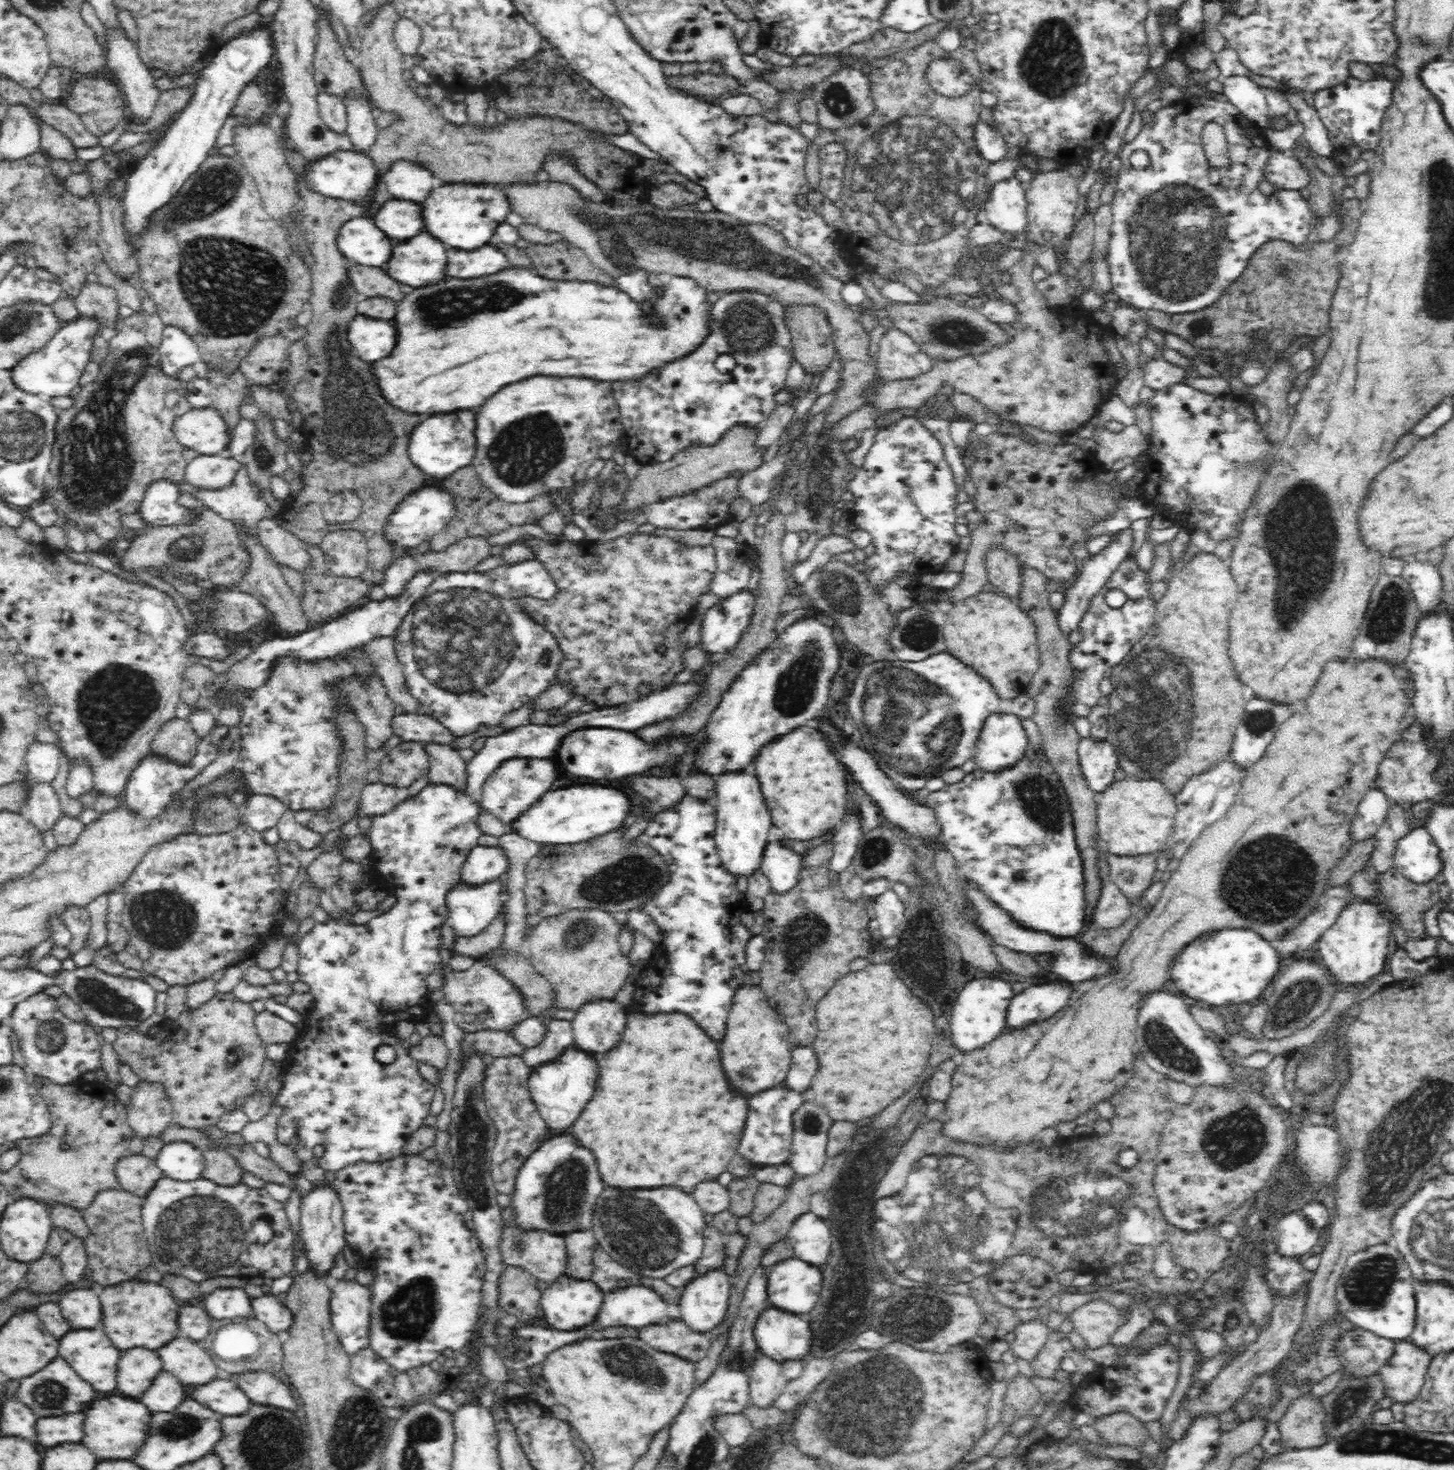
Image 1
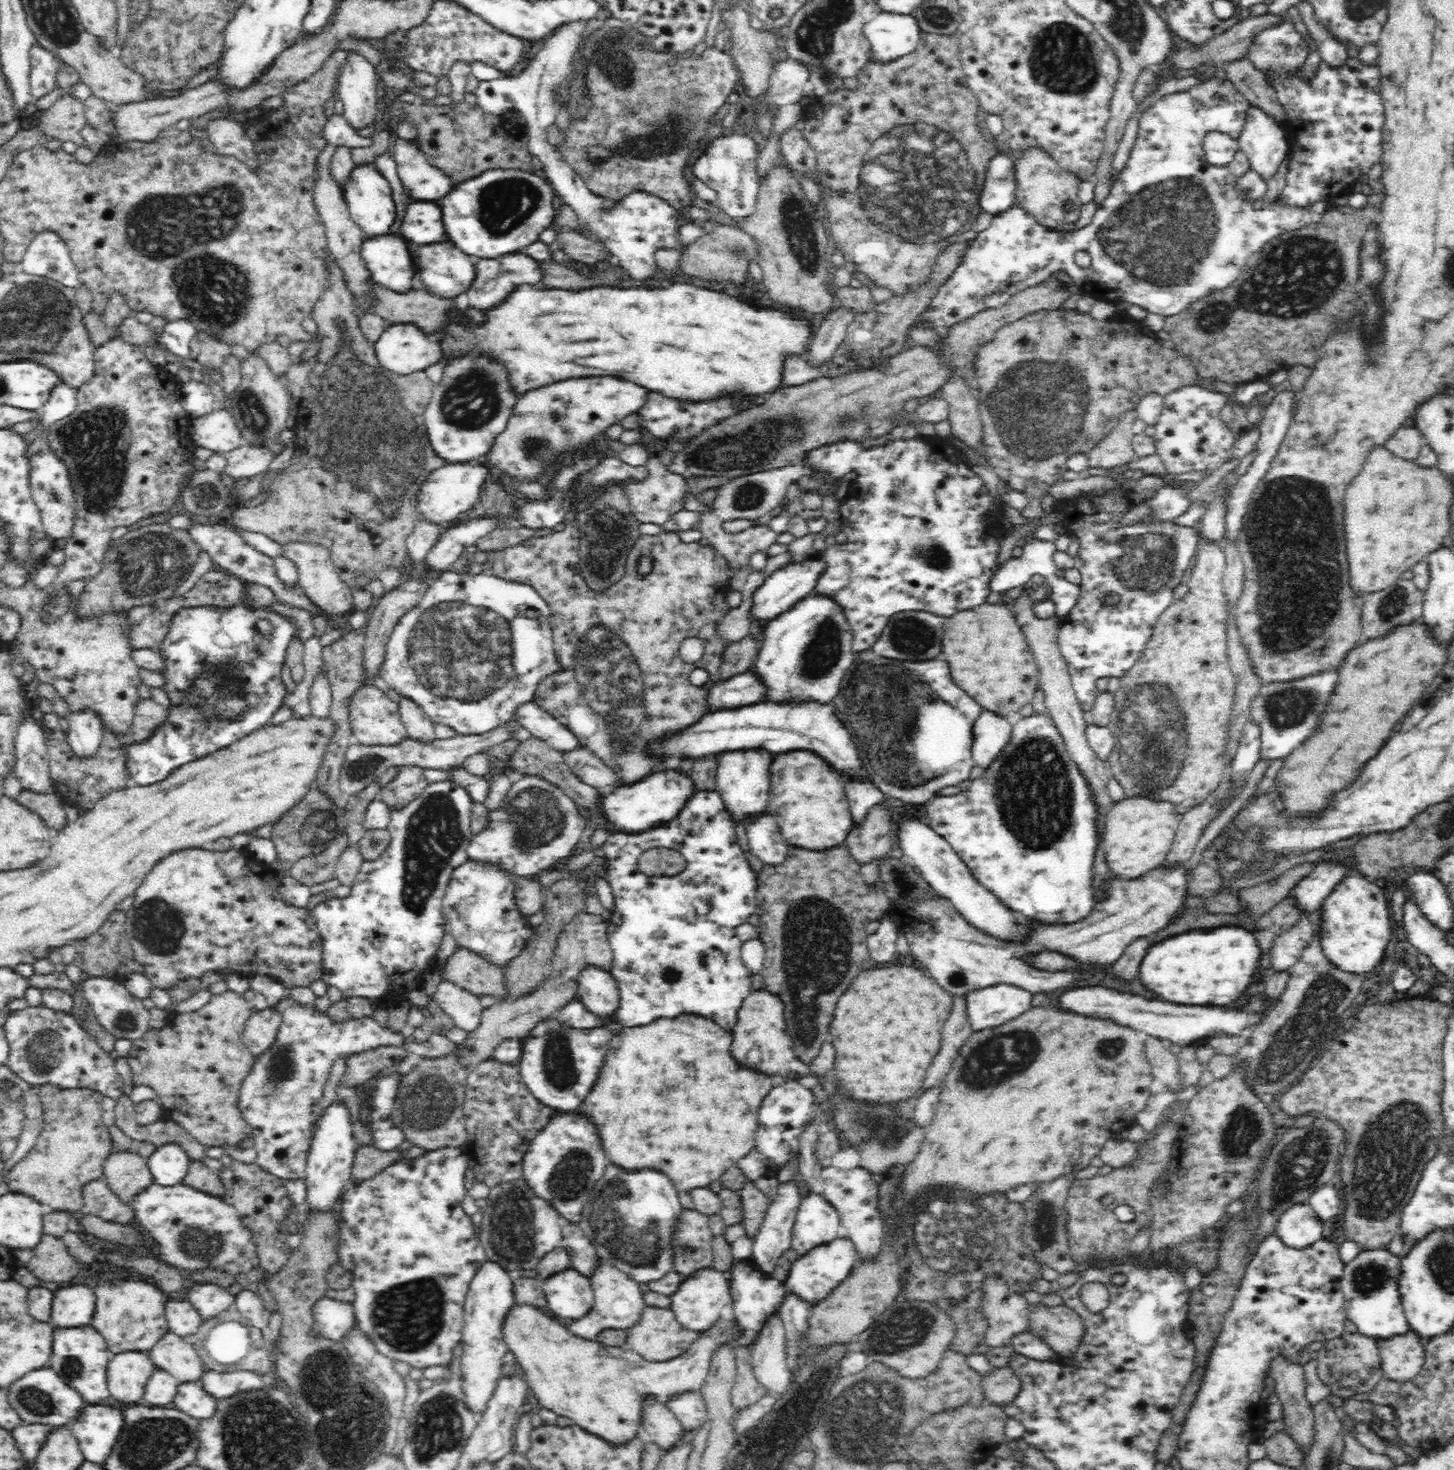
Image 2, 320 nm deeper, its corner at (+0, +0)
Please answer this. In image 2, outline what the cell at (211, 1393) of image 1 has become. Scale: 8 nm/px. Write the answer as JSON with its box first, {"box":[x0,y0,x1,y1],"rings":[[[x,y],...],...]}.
{"box":[172,1381,219,1420],"rings":[[[200,1381],[179,1384],[180,1388],[177,1390],[172,1406],[199,1420],[208,1420],[216,1414],[216,1406],[218,1406],[219,1400],[207,1392]]]}

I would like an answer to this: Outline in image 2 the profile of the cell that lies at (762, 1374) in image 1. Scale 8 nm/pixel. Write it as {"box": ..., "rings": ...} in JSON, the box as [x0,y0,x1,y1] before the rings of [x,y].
{"box":[750,1316,792,1394],"rings":[[[779,1316],[770,1318],[762,1330],[758,1344],[750,1348],[754,1378],[764,1389],[784,1394],[792,1383],[792,1374],[786,1363],[784,1328]]]}

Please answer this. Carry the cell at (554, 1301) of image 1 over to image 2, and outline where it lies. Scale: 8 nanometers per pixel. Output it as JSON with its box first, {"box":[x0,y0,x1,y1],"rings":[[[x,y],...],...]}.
{"box":[541,1268,595,1320],"rings":[[[572,1268],[541,1279],[546,1305],[552,1315],[570,1320],[582,1319],[594,1307],[595,1295],[590,1279]]]}

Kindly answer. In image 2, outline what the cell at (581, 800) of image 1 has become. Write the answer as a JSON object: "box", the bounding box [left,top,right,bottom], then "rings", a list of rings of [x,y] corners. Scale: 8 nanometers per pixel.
{"box":[595,770,693,834],"rings":[[[655,770],[640,781],[630,785],[620,784],[610,794],[598,792],[595,808],[605,822],[604,827],[620,834],[638,834],[673,820],[681,812],[693,789],[690,778],[684,777],[682,773],[673,770]]]}

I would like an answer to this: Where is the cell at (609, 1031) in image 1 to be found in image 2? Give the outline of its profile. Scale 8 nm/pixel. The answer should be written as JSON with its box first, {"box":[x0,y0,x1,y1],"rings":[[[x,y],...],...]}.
{"box":[577,967,620,1024],"rings":[[[586,967],[580,976],[577,1000],[600,1021],[600,1024],[614,1018],[620,1008],[620,993],[614,977],[598,967]]]}

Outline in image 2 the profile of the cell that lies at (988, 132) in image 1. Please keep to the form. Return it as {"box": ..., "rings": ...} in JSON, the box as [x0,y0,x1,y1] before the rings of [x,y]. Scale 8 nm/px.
{"box":[979,151,1017,215],"rings":[[[998,151],[990,158],[979,196],[983,211],[994,215],[1014,203],[1017,186],[1015,174],[1015,161],[1006,153]]]}

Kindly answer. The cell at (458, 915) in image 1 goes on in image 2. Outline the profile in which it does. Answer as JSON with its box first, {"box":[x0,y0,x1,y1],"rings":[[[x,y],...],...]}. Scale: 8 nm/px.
{"box":[443,861,532,965],"rings":[[[468,861],[454,872],[443,896],[443,913],[447,926],[446,932],[456,939],[458,947],[476,952],[488,958],[490,962],[502,965],[523,950],[532,929],[526,926],[525,917],[518,913],[514,905],[514,897],[512,897],[514,880],[514,876],[502,870],[478,862]]]}

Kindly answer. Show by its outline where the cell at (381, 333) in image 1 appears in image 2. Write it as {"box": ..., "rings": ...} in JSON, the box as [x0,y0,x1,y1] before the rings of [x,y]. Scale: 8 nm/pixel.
{"box":[373,323,440,374],"rings":[[[394,323],[380,334],[380,337],[373,343],[373,348],[377,360],[383,368],[398,374],[410,374],[414,370],[424,370],[426,366],[438,362],[440,350],[438,350],[436,342],[428,340],[430,336],[432,335],[426,336],[424,331],[414,325]]]}

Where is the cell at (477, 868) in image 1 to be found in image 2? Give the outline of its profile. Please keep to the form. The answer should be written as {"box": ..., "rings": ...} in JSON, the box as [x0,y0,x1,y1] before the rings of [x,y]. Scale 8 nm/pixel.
{"box":[467,775,585,878],"rings":[[[530,775],[514,779],[508,798],[502,803],[502,810],[491,812],[490,819],[489,828],[472,838],[467,850],[469,861],[494,866],[514,878],[537,877],[549,871],[553,865],[556,866],[559,861],[567,860],[574,852],[574,845],[581,843],[580,837],[585,829],[585,820],[577,811],[576,804],[562,789]]]}

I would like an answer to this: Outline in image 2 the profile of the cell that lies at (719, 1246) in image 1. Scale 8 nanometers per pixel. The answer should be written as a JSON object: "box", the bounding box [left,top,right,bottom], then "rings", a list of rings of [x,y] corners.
{"box":[671,1209,715,1276],"rings":[[[686,1209],[671,1244],[676,1256],[673,1270],[689,1276],[697,1270],[710,1268],[714,1262],[715,1237],[710,1231],[709,1215]]]}

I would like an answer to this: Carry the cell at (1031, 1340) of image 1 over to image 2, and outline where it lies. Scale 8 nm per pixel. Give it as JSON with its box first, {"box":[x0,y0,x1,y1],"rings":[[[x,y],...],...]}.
{"box":[983,1278,1032,1345],"rings":[[[996,1278],[987,1280],[983,1296],[983,1308],[989,1322],[985,1342],[987,1345],[1011,1345],[1014,1336],[1032,1330],[1031,1306],[1023,1296],[1011,1292],[1004,1282]]]}

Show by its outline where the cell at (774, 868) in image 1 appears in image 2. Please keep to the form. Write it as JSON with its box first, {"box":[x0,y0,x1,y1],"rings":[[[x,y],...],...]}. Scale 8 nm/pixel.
{"box":[745,816,790,866],"rings":[[[760,816],[745,826],[750,854],[766,866],[784,866],[790,846],[782,840],[772,816]]]}

